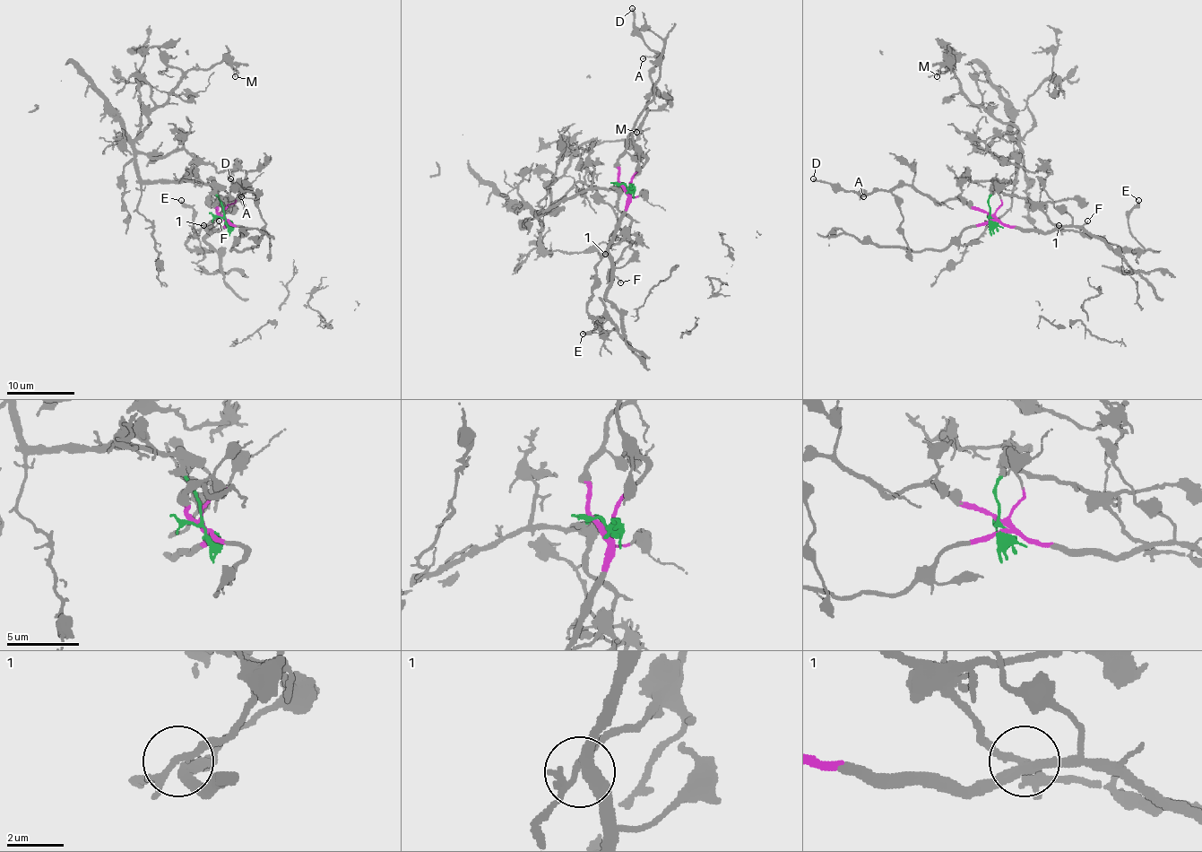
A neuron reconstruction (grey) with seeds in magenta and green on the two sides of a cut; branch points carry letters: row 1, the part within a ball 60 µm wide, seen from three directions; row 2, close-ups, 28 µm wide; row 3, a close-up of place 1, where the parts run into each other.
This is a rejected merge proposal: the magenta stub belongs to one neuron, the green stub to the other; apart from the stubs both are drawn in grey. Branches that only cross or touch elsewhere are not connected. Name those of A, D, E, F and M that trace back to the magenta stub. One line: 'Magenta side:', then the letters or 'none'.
Magenta side: A, D, F

